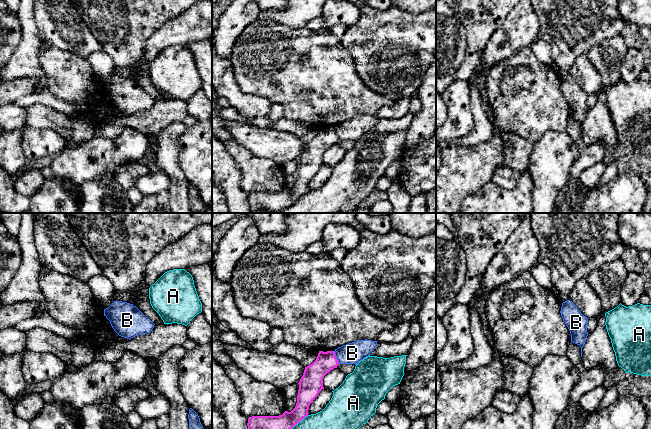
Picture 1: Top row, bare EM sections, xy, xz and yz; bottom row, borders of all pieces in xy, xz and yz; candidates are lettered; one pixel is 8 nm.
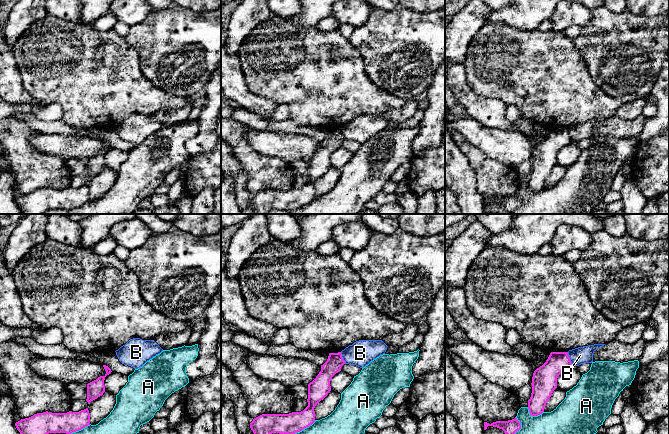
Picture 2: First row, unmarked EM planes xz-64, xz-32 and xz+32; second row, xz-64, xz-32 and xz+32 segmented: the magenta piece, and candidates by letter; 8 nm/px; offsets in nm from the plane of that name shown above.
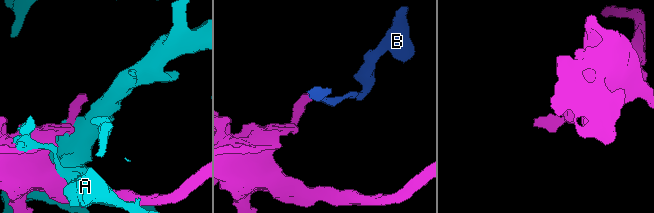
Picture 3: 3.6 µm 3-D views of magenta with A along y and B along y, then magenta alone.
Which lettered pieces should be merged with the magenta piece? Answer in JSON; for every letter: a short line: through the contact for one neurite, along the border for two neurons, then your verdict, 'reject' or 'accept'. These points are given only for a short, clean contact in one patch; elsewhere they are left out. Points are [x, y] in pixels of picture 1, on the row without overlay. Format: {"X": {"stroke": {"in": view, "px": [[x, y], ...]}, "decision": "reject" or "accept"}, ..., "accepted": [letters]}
{"A": {"decision": "reject"}, "B": {"stroke": {"in": "xz", "px": [[333, 127], [339, 139]]}, "decision": "reject"}, "accepted": []}

